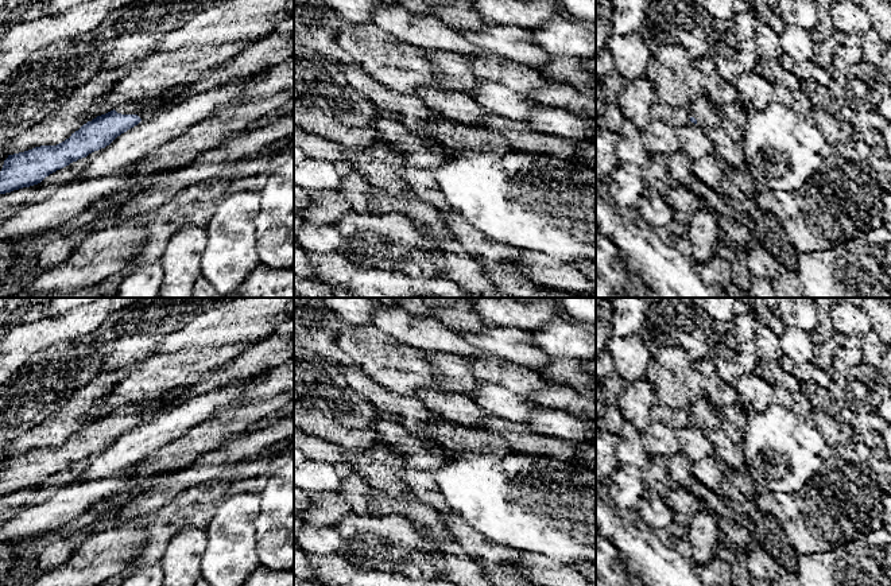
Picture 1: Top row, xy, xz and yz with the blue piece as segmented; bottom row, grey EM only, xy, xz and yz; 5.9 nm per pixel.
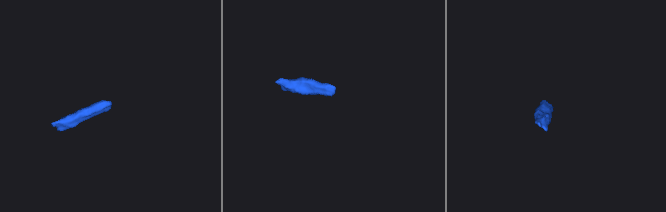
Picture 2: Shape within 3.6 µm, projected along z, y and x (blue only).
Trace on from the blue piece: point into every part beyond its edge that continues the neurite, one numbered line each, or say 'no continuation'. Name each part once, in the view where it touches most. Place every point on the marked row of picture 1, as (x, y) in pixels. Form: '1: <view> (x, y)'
1: xy (142, 109)

